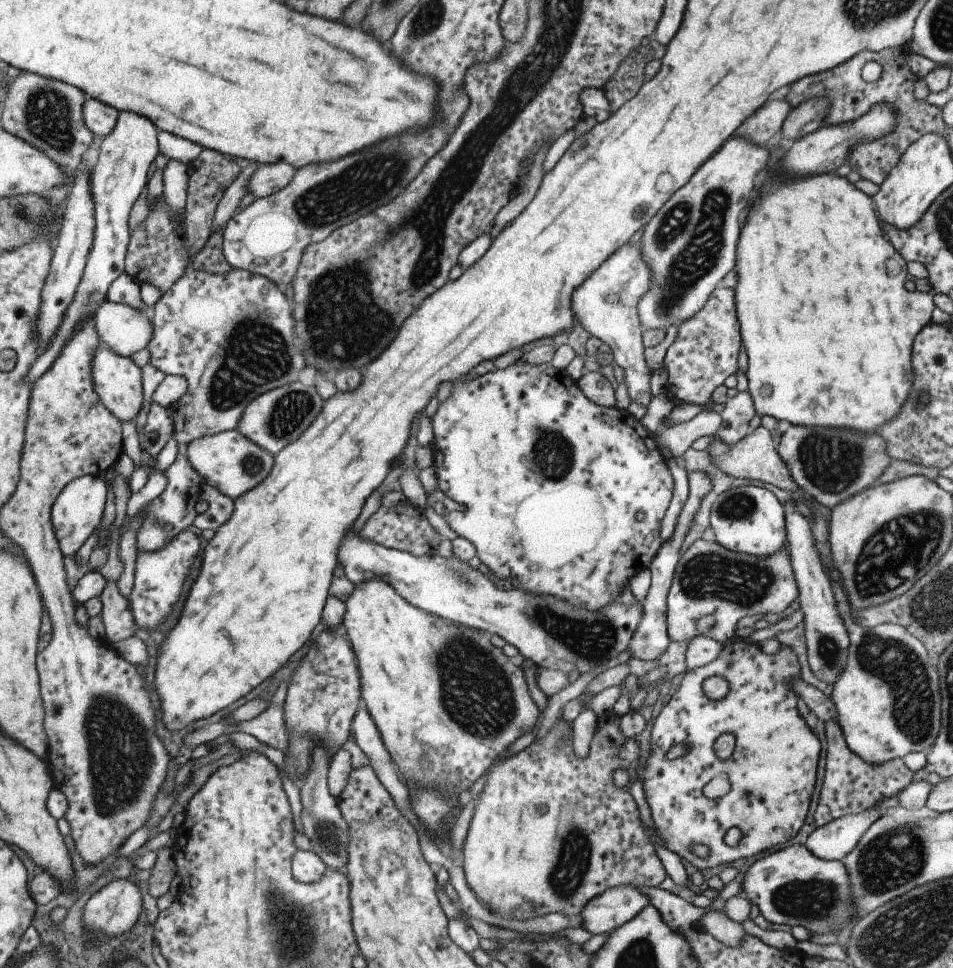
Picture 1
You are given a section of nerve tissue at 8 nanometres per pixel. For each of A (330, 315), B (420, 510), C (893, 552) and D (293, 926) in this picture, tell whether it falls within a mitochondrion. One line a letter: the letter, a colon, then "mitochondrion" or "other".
A: mitochondrion
B: other
C: mitochondrion
D: mitochondrion

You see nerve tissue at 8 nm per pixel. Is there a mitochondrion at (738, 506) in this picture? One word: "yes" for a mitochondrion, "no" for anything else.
yes

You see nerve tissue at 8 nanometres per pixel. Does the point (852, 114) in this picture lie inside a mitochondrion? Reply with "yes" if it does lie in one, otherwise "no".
no

